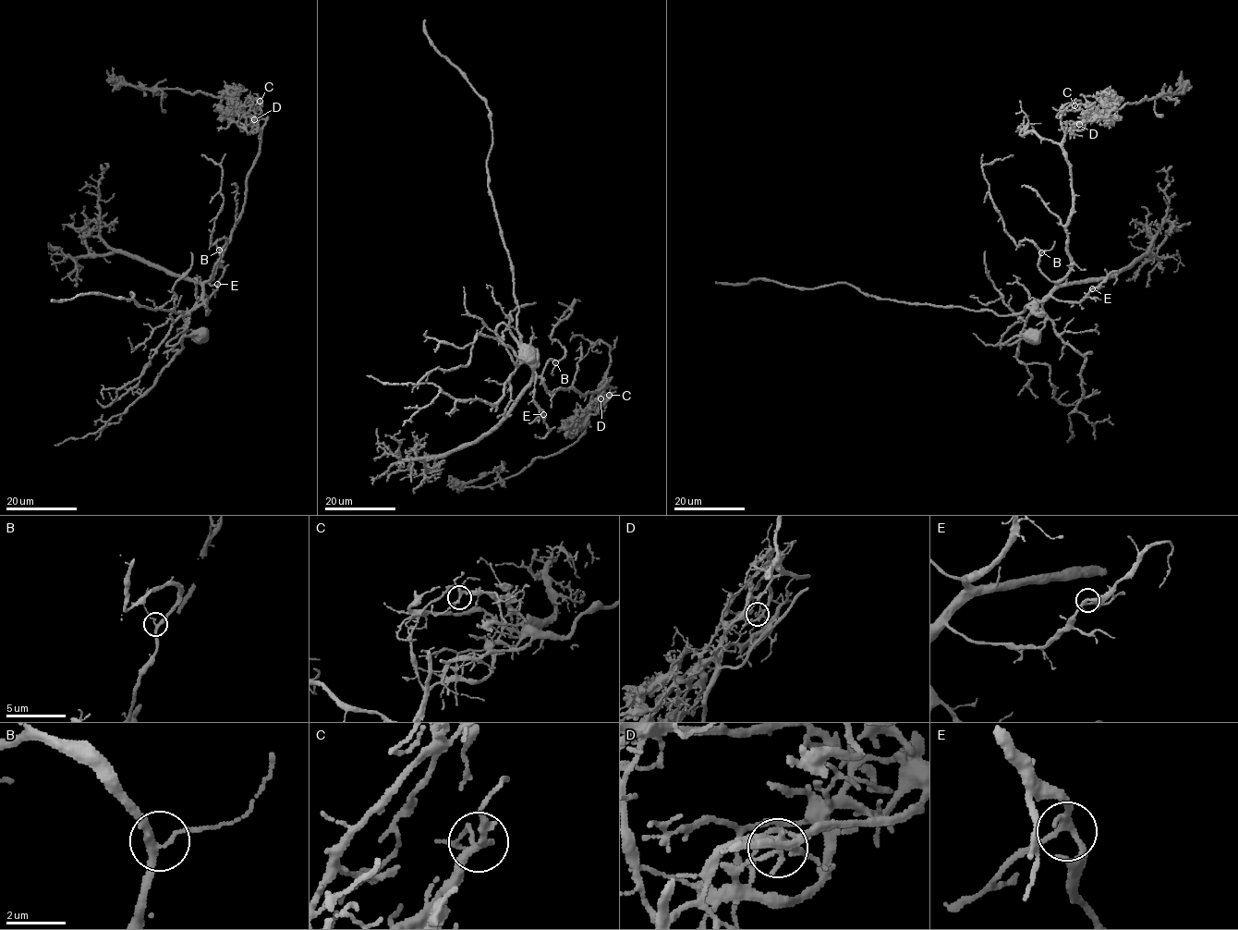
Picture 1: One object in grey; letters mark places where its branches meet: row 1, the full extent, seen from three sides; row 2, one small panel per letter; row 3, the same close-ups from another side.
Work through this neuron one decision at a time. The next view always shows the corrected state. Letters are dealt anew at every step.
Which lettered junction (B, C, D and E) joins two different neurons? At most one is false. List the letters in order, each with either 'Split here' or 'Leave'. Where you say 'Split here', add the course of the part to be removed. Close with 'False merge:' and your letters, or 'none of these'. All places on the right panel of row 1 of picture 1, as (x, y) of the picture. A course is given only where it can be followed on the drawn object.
B: Leave
C: Leave
D: Split here. Course of the part to remove: (1079, 124), (1183, 87), (1156, 97), (1163, 116)
E: Leave
False merge: D

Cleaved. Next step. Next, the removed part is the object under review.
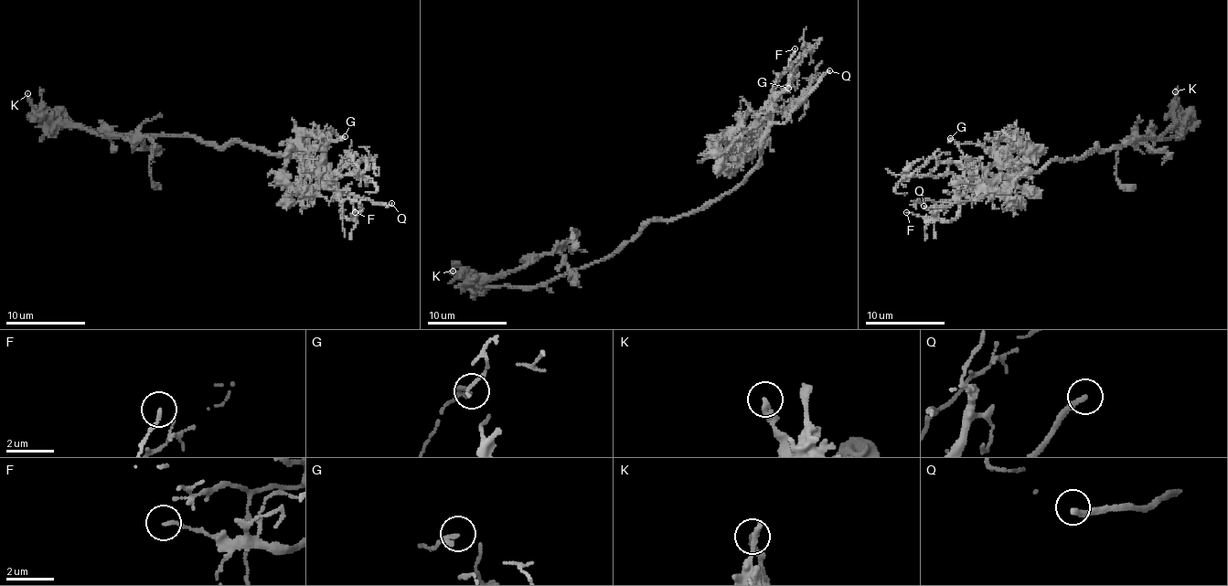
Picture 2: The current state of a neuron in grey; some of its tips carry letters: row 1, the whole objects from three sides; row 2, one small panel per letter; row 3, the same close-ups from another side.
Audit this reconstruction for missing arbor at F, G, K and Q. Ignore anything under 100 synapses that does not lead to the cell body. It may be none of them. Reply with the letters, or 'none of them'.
Q

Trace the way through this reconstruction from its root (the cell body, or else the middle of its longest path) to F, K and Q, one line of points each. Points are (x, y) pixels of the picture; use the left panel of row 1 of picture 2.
F: (211, 142), (222, 146), (247, 143), (272, 153), (310, 156), (329, 171), (341, 212), (352, 218), (355, 212)
K: (211, 142), (197, 141), (193, 137), (97, 135), (69, 122), (52, 123), (32, 103), (27, 93)
Q: (211, 142), (222, 146), (247, 143), (272, 153), (310, 156), (327, 169), (330, 186), (340, 193), (391, 203)

